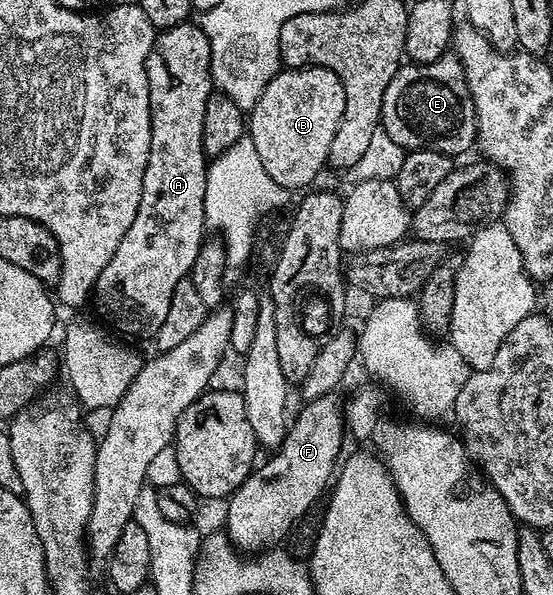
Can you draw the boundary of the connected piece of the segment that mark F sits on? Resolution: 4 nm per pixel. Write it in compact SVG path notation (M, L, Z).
M332 394L308 401L296 416L294 413L281 446L274 449L272 456L275 457L265 461L264 464L262 461L247 477L247 481L226 501L225 532L230 536L236 549L247 554L255 554L278 545L275 543L318 502L319 495L323 491L323 495L328 491L341 460L339 451L343 448L343 432L345 436L345 408L342 403L339 405L337 397L338 395Z

